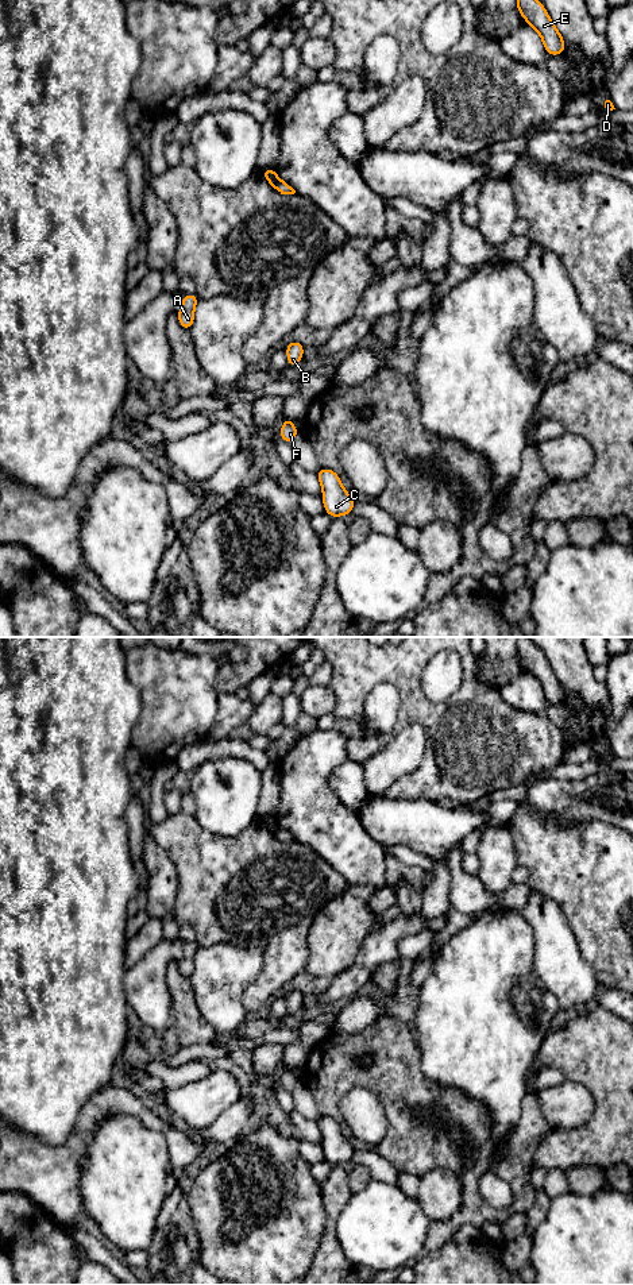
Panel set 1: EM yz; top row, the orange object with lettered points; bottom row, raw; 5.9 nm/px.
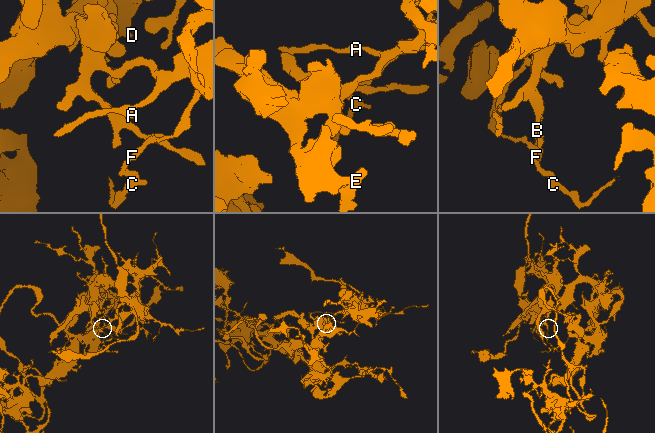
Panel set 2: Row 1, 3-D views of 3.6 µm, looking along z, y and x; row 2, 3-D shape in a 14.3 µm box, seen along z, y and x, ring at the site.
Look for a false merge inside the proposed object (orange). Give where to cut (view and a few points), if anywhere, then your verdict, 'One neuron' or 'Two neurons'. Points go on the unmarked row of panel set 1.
Split along yz (278, 826), (274, 834). Two neurons

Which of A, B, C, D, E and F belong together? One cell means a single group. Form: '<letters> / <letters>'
A C F / B D E

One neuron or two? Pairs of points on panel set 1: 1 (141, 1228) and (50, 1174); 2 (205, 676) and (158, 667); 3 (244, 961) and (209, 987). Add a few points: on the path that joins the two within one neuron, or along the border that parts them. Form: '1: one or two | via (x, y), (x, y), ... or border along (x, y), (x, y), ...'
1: two | border along (81, 1160), (78, 1195), (84, 1210)
2: one | via (193, 676), (170, 676)
3: one | via (236, 968), (227, 969), (217, 979)

